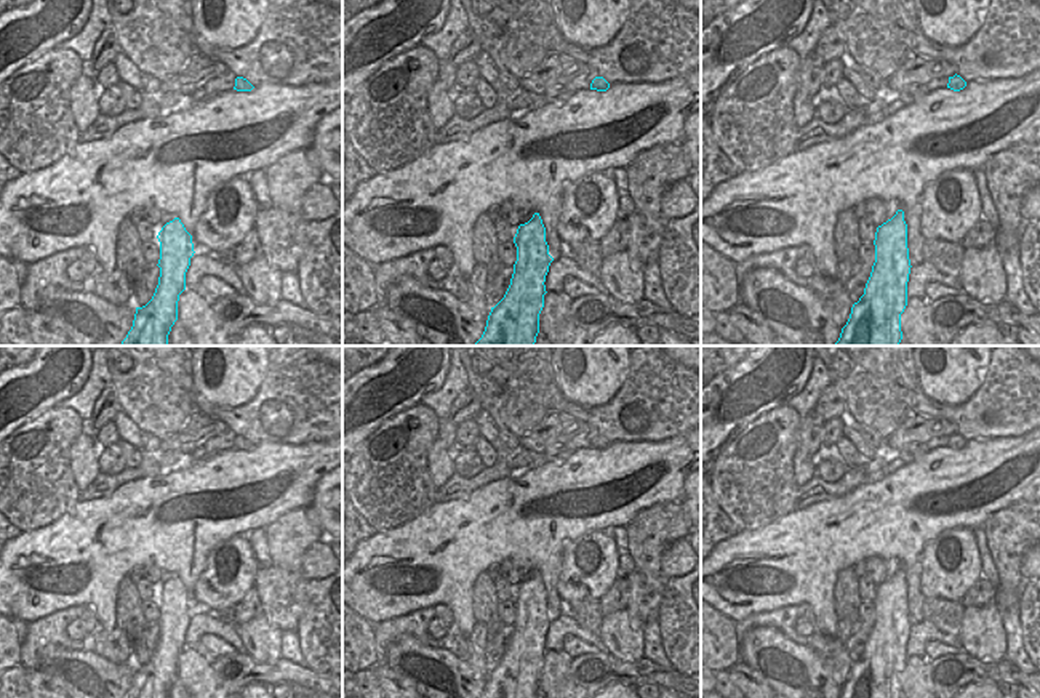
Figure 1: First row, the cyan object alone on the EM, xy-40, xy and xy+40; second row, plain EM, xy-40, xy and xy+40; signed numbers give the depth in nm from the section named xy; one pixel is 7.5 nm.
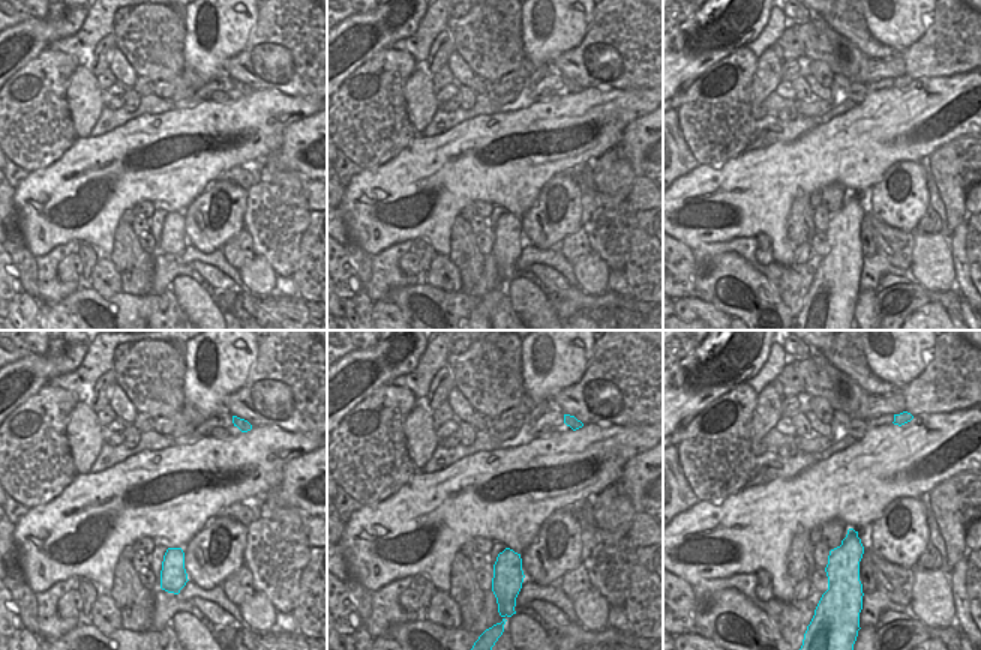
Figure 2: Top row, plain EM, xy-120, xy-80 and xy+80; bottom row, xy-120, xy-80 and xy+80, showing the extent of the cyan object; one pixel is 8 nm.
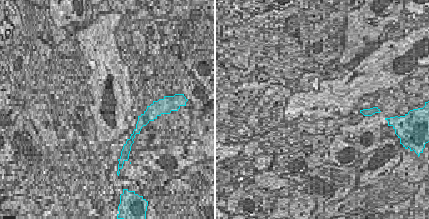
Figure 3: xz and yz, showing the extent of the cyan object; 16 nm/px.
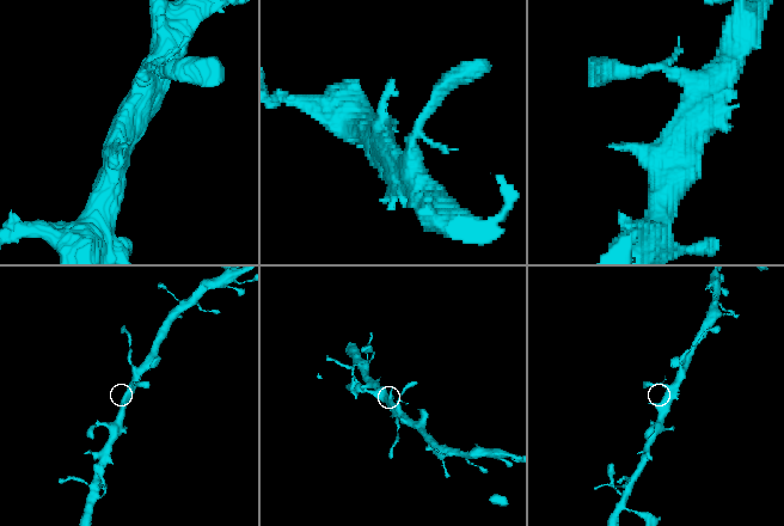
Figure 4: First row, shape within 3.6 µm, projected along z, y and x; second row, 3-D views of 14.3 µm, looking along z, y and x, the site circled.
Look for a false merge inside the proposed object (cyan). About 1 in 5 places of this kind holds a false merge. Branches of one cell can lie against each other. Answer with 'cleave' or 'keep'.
keep

